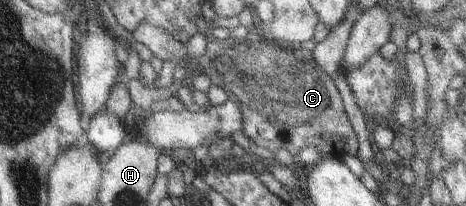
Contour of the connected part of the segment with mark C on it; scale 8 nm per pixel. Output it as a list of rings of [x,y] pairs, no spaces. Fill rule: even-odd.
[[[142,22],[133,36],[148,46],[156,57],[174,60],[179,68],[184,67],[188,74],[194,74],[196,81],[208,75],[213,84],[223,87],[232,100],[244,107],[244,131],[257,146],[273,152],[287,149],[293,155],[300,154],[307,146],[317,146],[322,150],[322,158],[318,158],[313,166],[326,158],[342,158],[346,154],[358,156],[360,140],[348,118],[342,92],[338,92],[329,72],[318,64],[313,51],[280,45],[259,30],[256,36],[244,40],[233,37],[220,40],[214,35],[207,55],[189,60],[186,44],[174,38],[166,28]],[[197,74],[200,77],[196,78]]]

